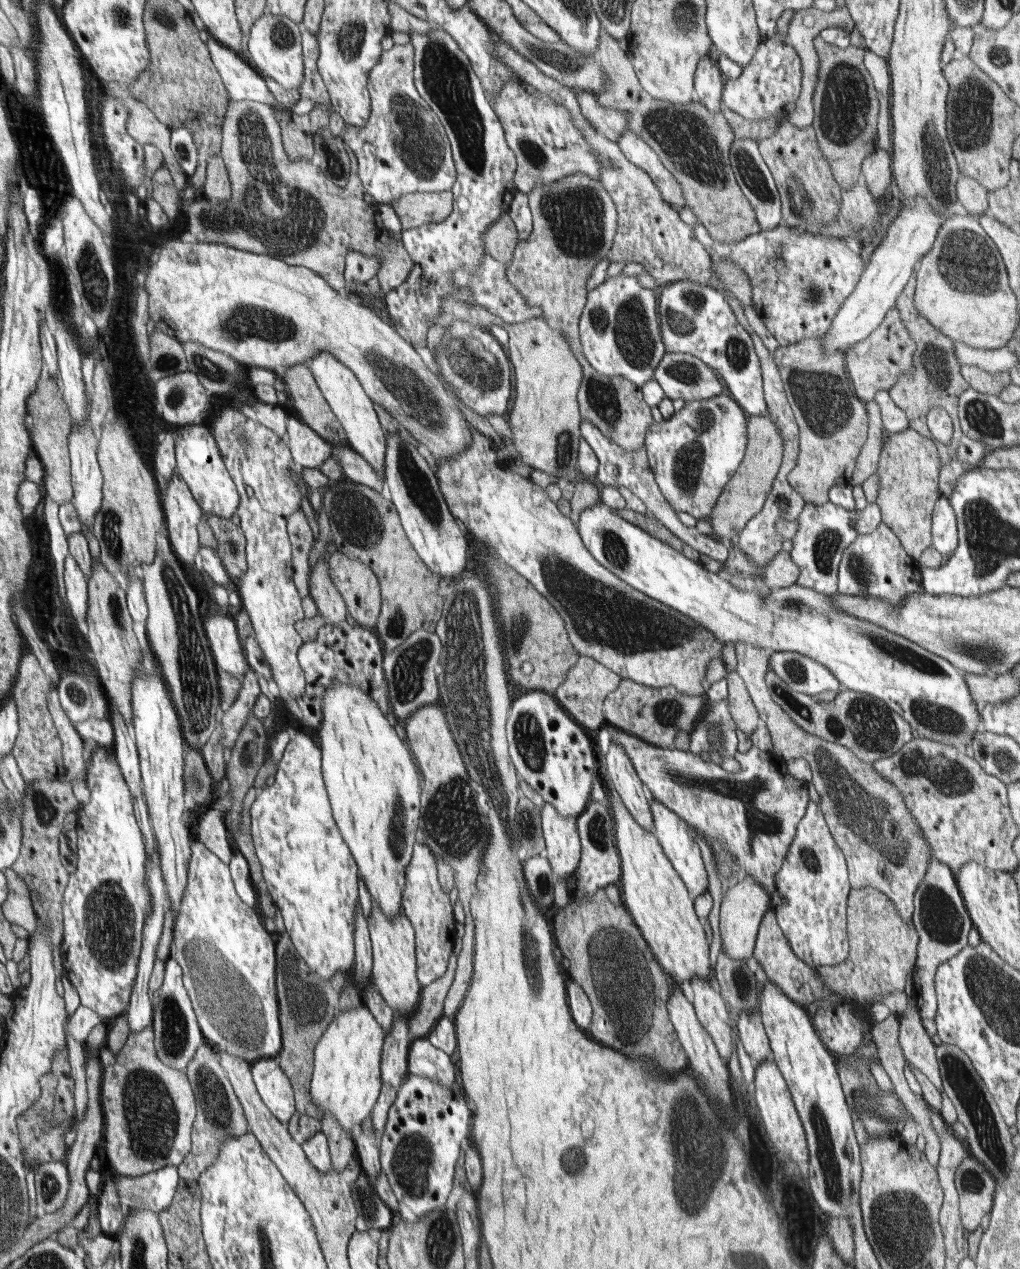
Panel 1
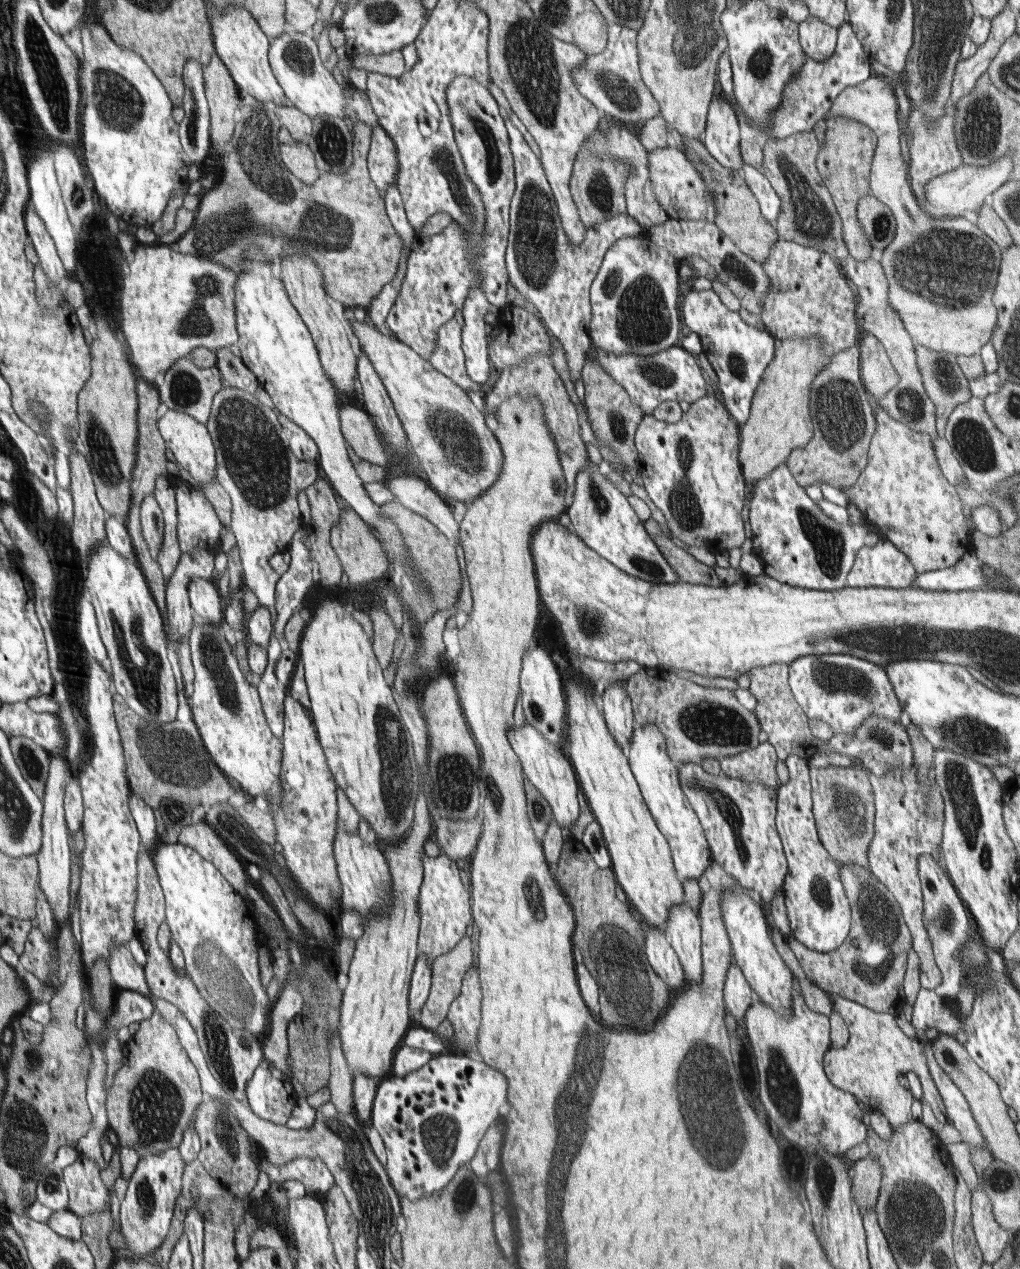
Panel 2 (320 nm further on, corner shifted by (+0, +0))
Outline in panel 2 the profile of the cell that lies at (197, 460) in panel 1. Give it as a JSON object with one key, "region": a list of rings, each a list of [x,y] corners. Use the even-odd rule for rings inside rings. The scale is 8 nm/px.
{"region":[[[170,408],[157,420],[157,425],[172,460],[187,470],[200,486],[213,483],[218,472],[217,452],[208,426],[198,422],[198,419],[195,419],[191,414]]]}

